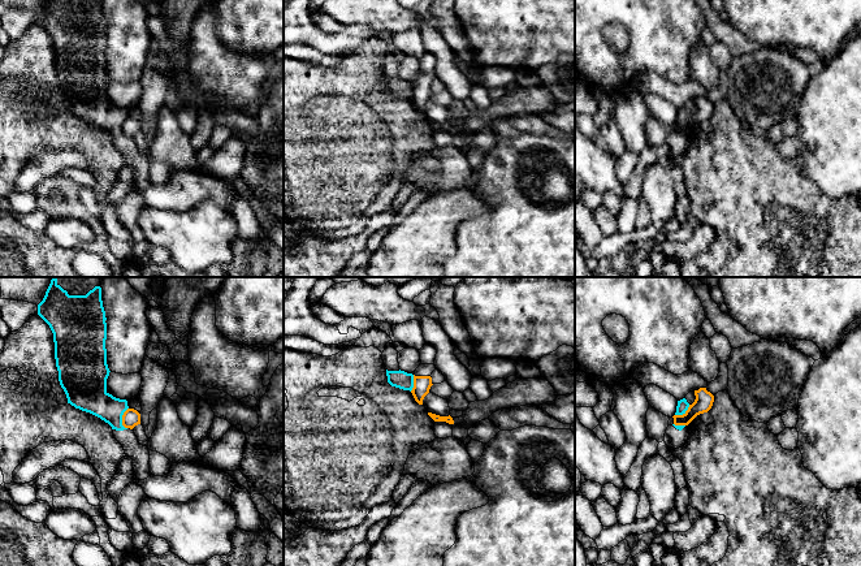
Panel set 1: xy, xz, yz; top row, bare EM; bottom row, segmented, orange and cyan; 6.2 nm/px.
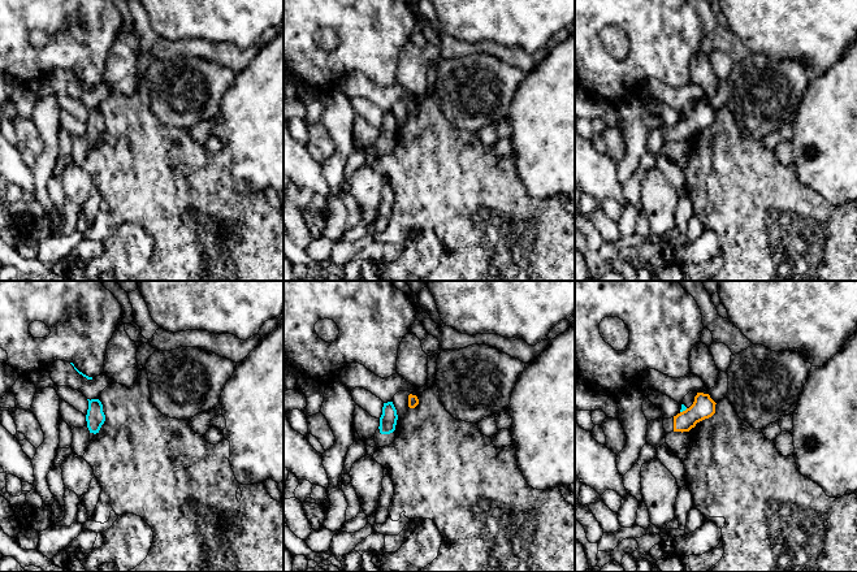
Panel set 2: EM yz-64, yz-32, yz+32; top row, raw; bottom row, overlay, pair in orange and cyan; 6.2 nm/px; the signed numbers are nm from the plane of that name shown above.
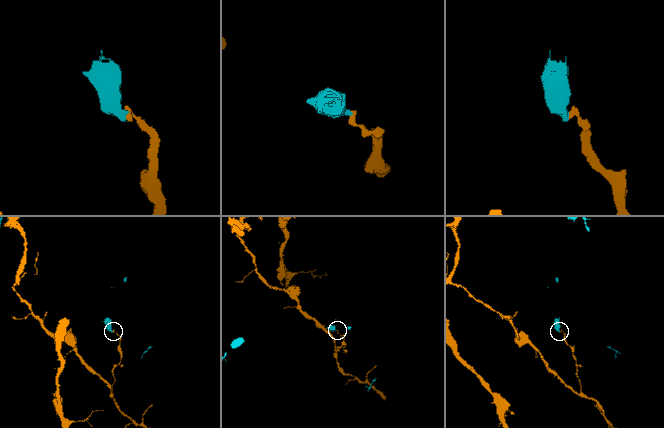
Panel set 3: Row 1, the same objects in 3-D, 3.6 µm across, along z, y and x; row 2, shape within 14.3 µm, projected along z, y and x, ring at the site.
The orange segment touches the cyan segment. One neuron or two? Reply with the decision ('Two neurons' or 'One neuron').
Two neurons

